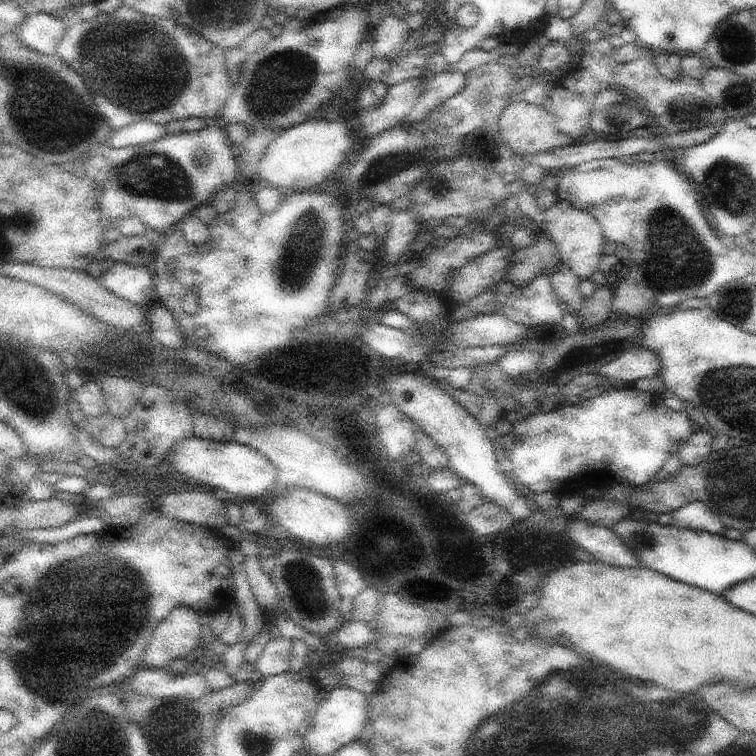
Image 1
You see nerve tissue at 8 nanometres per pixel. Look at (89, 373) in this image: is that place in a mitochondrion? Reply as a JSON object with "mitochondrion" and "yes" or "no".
{"mitochondrion":"no"}

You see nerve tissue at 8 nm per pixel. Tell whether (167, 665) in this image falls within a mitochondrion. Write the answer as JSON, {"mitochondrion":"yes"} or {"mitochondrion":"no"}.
{"mitochondrion":"no"}

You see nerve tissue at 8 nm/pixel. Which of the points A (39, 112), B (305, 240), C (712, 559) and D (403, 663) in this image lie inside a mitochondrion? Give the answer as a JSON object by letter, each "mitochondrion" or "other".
{"A":"mitochondrion","B":"mitochondrion","C":"other","D":"other"}

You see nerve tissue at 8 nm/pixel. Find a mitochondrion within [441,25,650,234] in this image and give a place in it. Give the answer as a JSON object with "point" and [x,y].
{"point":[480,141]}

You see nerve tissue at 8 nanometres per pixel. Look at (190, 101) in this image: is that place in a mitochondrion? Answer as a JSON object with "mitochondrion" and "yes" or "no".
{"mitochondrion":"no"}

